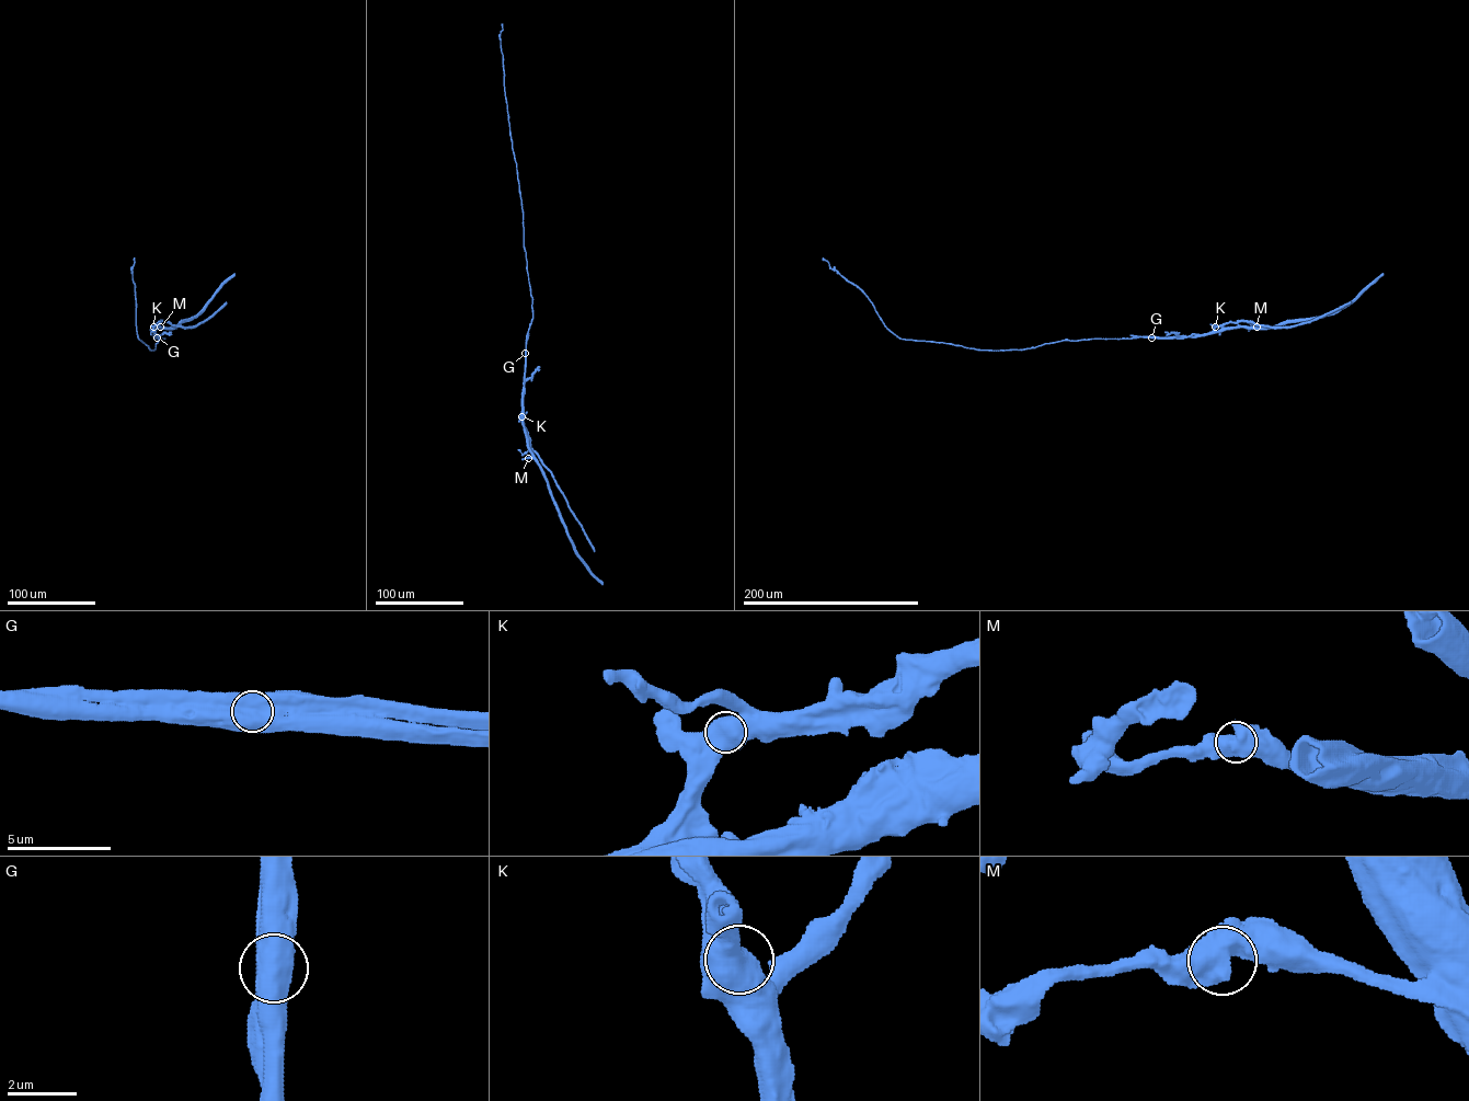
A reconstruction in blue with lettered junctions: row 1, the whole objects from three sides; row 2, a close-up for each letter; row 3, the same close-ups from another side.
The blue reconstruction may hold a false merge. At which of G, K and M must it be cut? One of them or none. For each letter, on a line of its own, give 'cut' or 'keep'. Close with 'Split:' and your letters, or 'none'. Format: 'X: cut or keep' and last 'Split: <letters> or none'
G: cut
K: keep
M: keep
Split: G

